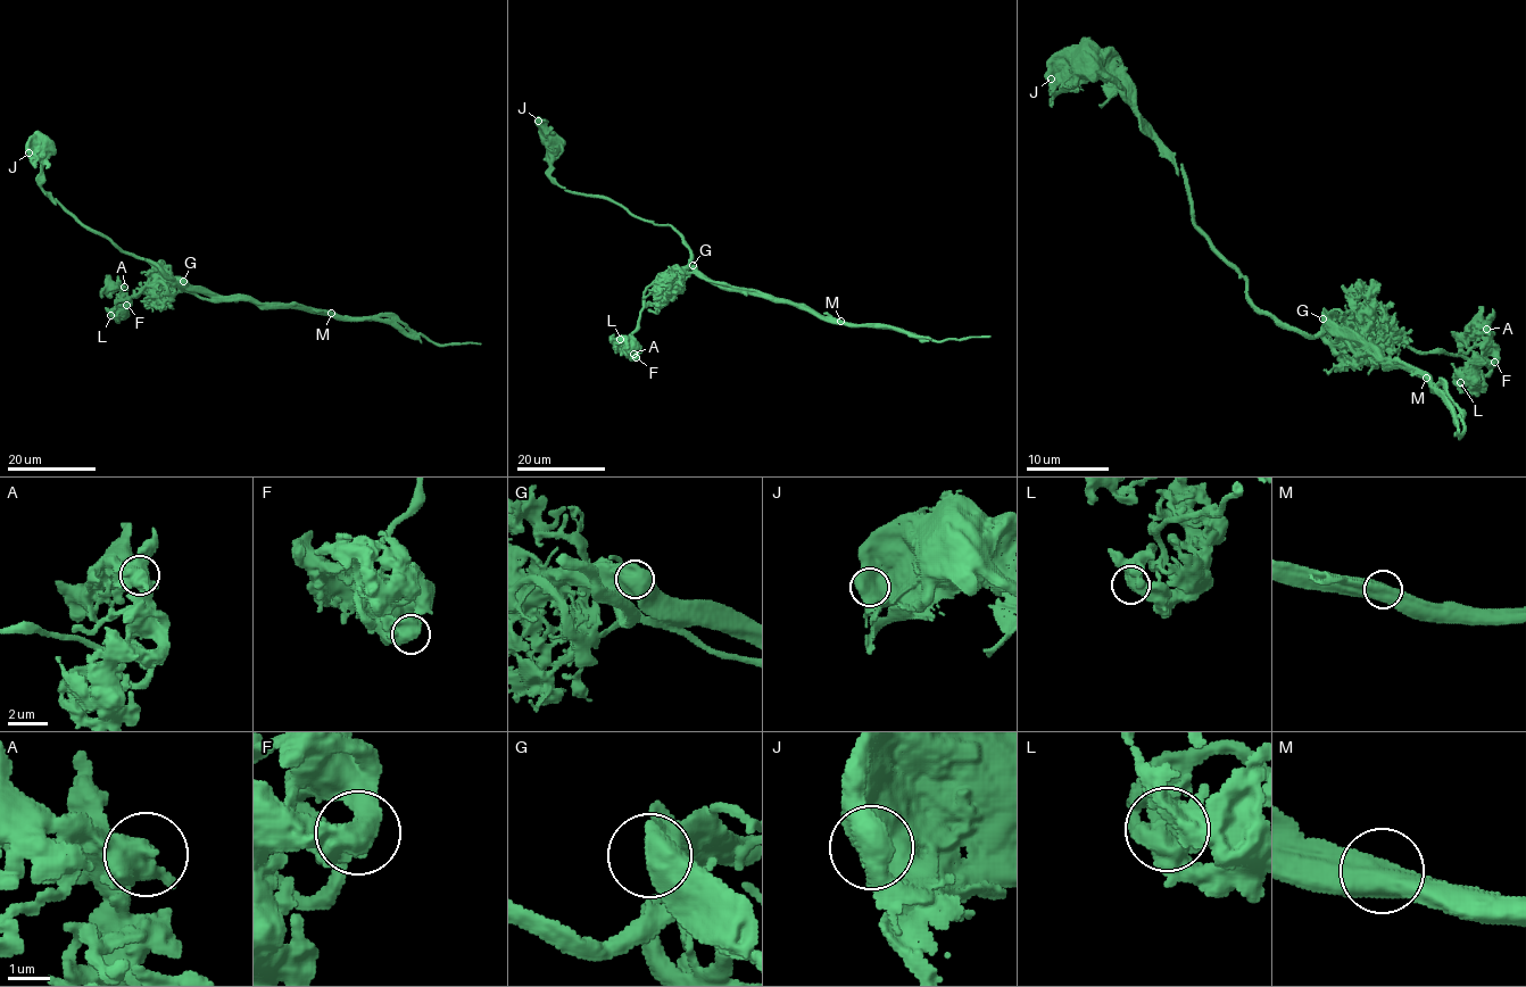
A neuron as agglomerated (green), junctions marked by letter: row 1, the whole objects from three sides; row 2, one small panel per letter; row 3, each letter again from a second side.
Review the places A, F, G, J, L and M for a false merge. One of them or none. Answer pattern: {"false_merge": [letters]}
{"false_merge": ["M"]}

